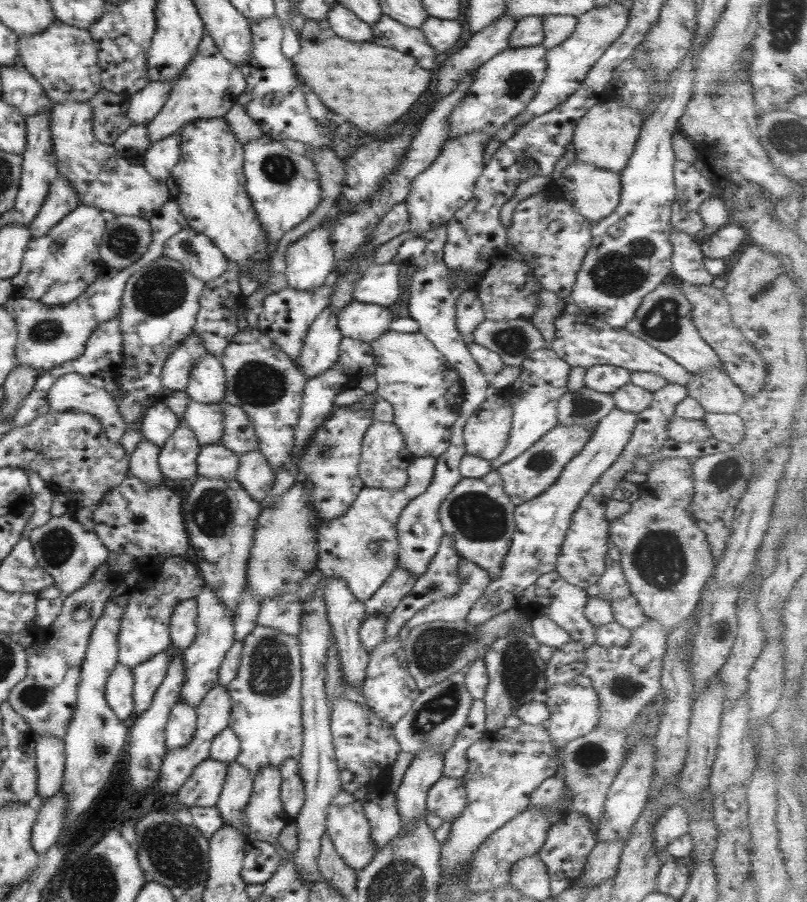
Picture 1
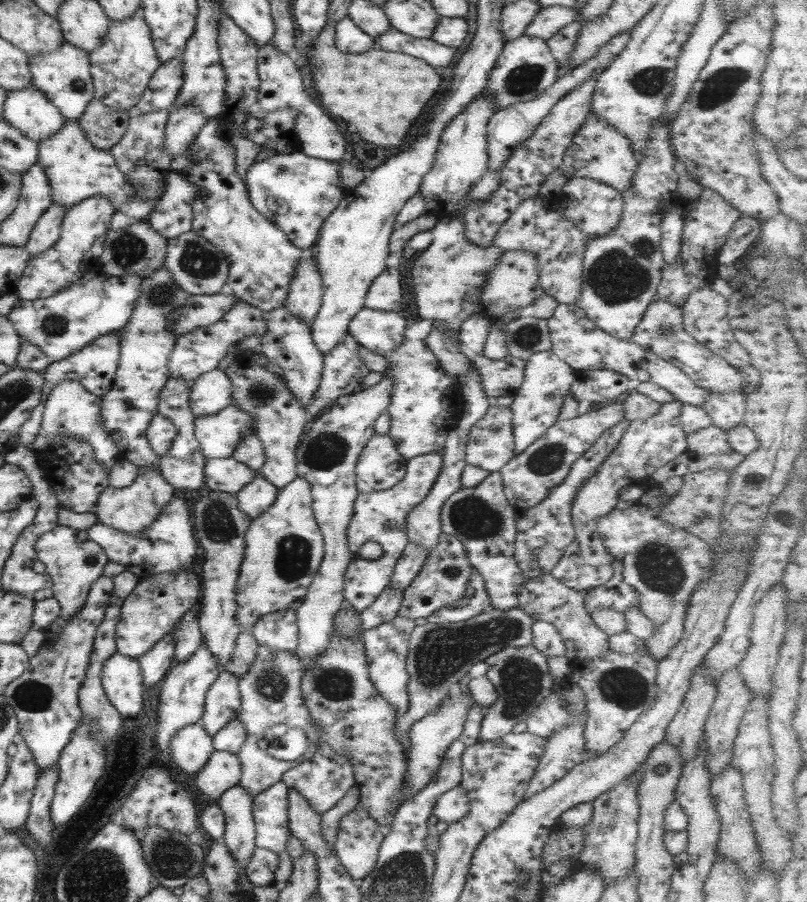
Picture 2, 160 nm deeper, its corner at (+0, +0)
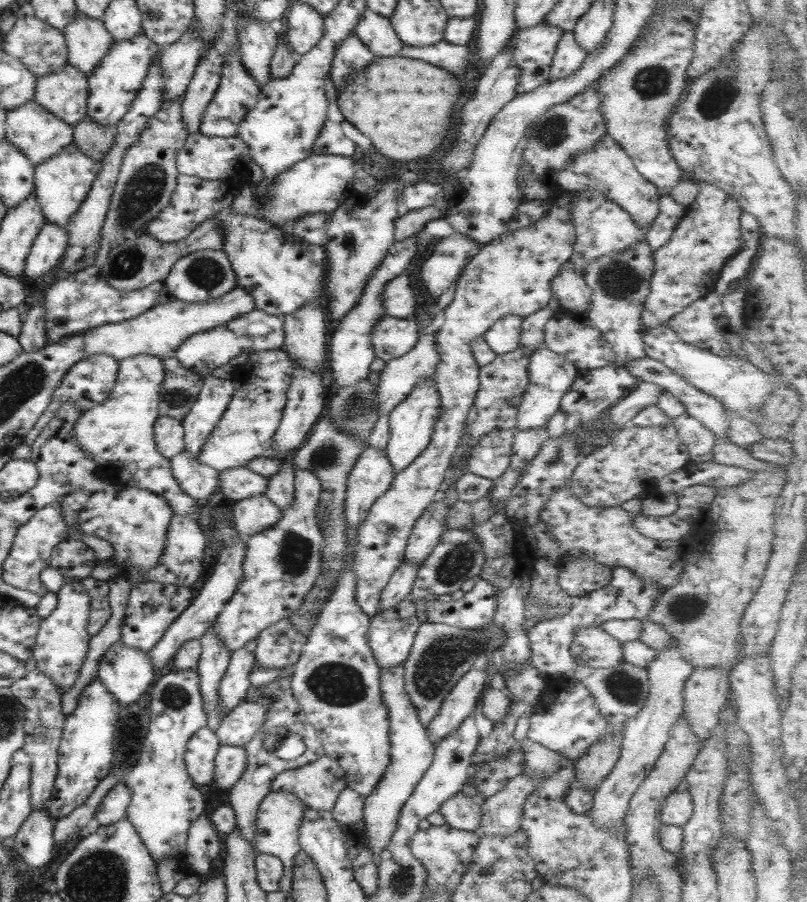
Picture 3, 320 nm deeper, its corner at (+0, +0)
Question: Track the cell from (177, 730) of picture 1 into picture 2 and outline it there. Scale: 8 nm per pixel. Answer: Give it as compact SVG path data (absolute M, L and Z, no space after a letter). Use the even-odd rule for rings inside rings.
M197 723L182 726L168 742L171 761L187 774L197 775L214 751L211 737Z

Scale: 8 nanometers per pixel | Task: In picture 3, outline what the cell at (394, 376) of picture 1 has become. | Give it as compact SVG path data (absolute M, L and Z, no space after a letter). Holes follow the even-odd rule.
M424 378L422 382L418 382L418 385L390 411L387 414L389 438L384 451L393 472L397 473L411 464L411 461L427 446L433 434L433 424L441 414L440 400L432 378Z

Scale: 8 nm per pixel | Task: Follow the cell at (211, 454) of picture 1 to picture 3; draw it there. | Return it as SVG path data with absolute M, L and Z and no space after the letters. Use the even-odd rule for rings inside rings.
M247 467L226 468L218 472L218 490L231 502L264 494L267 479Z

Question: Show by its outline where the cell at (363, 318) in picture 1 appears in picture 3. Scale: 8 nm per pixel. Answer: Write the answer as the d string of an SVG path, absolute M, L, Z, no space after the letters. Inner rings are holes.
M383 315L371 329L374 358L387 363L414 349L417 338L417 324L411 318L397 319Z

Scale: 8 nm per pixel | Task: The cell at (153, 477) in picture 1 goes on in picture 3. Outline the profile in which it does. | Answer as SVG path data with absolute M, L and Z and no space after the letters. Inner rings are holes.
M131 487L121 488L119 491L106 489L92 492L89 495L79 511L76 522L88 536L95 536L95 538L101 538L101 540L109 542L114 550L113 558L118 571L116 576L126 578L131 582L130 586L133 587L135 583L144 580L143 577L140 577L140 573L151 571L157 565L157 560L159 560L166 541L167 527L172 513L169 505L160 496L148 490Z

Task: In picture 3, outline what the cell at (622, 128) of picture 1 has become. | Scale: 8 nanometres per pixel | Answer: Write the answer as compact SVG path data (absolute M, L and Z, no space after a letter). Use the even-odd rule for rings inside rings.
M604 134L591 150L576 154L571 162L559 172L554 172L553 178L564 192L575 190L598 191L607 200L614 202L624 210L639 228L648 228L659 212L658 194L656 188L645 180L633 166L631 159L623 149L608 134Z

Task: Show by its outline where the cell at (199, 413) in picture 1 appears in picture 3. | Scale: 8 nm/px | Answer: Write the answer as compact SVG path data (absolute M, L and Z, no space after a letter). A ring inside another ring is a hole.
M281 349L250 351L243 364L233 367L231 378L238 388L196 456L199 462L217 472L245 467L252 458L267 453L282 416L292 366Z

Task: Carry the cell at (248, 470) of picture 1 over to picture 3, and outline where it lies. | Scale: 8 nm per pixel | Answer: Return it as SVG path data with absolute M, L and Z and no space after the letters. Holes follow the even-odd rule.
M260 494L232 502L232 514L234 529L244 537L272 528L279 520L280 510Z

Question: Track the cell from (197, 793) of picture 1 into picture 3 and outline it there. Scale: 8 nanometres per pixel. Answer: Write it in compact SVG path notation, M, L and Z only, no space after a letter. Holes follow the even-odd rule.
M218 745L213 762L211 784L217 788L231 789L245 771L245 751L240 746Z

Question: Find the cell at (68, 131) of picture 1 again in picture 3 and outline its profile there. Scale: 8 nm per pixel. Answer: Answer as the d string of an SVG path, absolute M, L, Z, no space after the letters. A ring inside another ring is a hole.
M71 142L55 156L50 156L45 162L34 167L32 193L37 199L44 221L63 229L73 213L87 196L92 180L99 172L100 161L93 160Z

